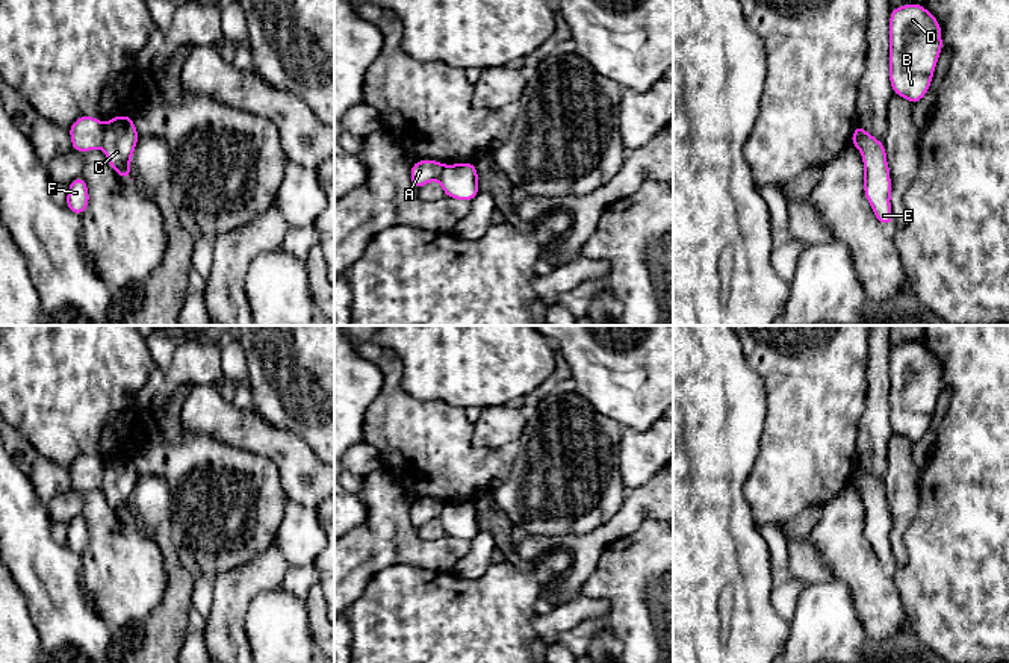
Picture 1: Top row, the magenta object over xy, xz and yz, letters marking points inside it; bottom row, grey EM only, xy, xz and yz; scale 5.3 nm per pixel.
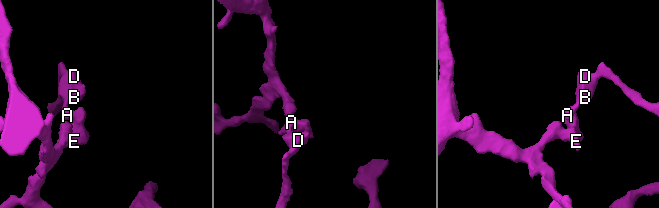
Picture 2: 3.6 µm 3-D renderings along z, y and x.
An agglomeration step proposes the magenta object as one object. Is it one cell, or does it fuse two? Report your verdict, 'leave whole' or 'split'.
split

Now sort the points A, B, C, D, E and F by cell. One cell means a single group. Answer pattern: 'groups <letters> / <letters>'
groups A B D / C E F

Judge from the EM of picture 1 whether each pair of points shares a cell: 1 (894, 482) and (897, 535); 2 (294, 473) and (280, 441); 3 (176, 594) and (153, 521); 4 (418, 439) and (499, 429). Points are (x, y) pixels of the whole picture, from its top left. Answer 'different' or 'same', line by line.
1: same
2: same
3: same
4: different

